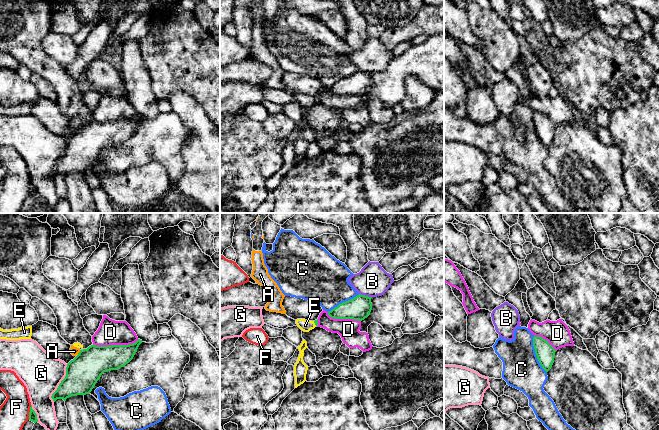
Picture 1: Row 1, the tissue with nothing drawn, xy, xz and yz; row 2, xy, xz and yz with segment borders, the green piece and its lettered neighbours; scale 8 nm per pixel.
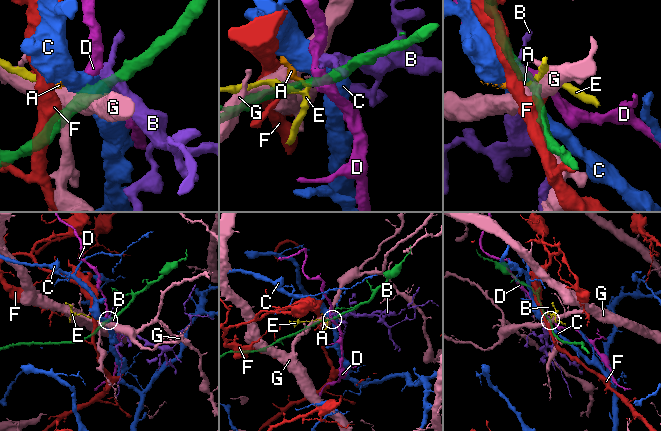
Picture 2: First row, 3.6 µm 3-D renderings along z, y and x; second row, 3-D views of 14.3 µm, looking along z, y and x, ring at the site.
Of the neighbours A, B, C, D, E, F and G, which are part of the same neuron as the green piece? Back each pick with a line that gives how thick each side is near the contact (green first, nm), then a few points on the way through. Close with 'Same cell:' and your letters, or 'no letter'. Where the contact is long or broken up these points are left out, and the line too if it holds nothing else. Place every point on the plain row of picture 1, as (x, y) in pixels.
Same cell: no letter

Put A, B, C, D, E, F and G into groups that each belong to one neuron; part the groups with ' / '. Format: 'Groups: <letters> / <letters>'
Groups: A E / B / C / D / F / G

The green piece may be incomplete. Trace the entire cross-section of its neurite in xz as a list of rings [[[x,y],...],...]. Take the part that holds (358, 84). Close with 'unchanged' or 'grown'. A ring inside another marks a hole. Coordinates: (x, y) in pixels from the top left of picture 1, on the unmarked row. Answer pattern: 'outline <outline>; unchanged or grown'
outline [[[357,71],[351,76],[339,80],[328,88],[331,94],[353,95],[362,97],[370,91],[372,86],[371,74],[365,71]]]; unchanged

